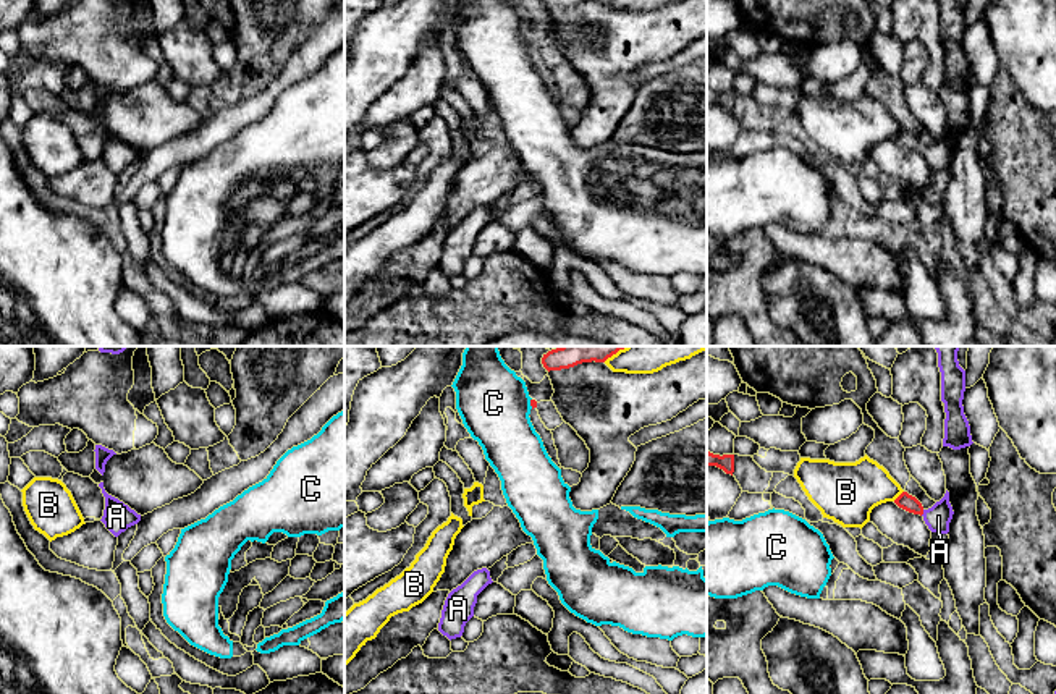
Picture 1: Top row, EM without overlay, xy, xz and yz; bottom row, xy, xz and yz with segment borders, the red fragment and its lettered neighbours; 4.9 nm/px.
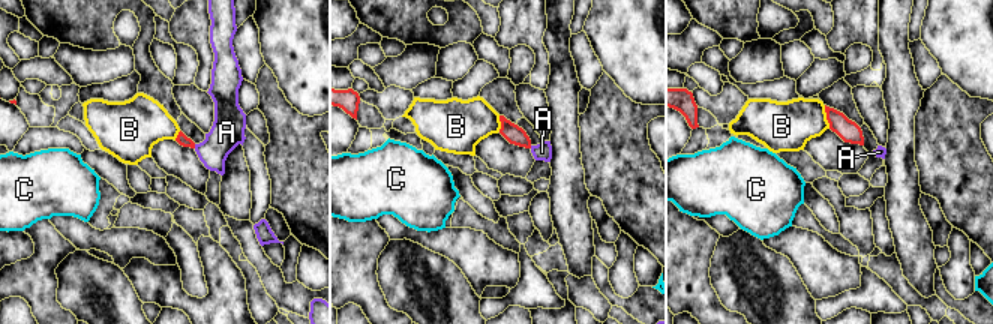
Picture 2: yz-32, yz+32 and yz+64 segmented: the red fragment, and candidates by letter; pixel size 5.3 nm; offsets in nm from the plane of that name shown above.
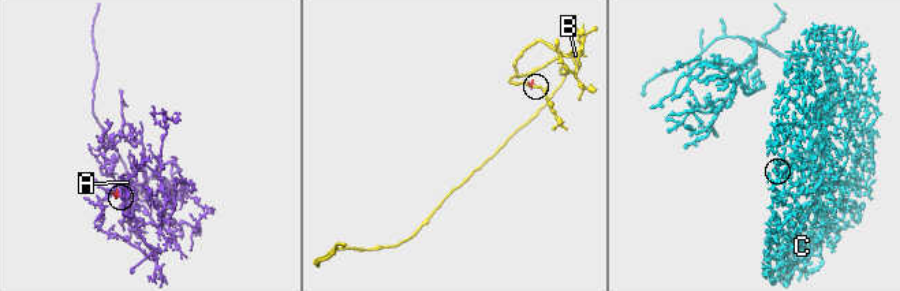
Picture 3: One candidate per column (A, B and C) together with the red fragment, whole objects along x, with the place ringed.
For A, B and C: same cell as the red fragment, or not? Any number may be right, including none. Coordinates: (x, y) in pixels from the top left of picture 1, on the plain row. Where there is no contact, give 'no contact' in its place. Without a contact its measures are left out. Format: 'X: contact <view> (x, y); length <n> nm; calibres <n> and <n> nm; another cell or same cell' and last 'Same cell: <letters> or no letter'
A: contact yz (922, 151); length 40 nm; calibres 80 and 120 nm; same cell
B: contact yz (899, 133); length 80 nm; calibres 80 and 280 nm; another cell
C: contact xz (531, 41); length 60 nm; calibres 30 and 360 nm; another cell
Same cell: A

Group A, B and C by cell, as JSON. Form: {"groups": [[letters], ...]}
{"groups": [["A"], ["B"], ["C"]]}

